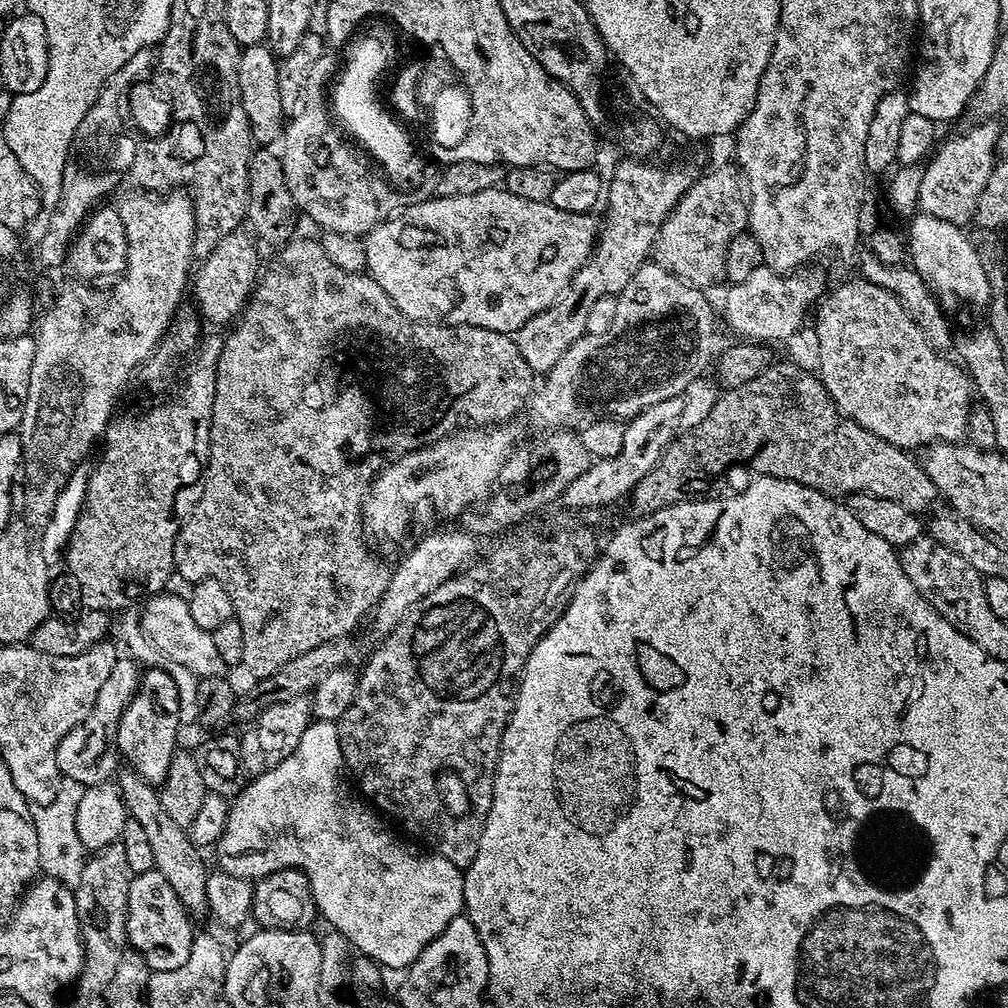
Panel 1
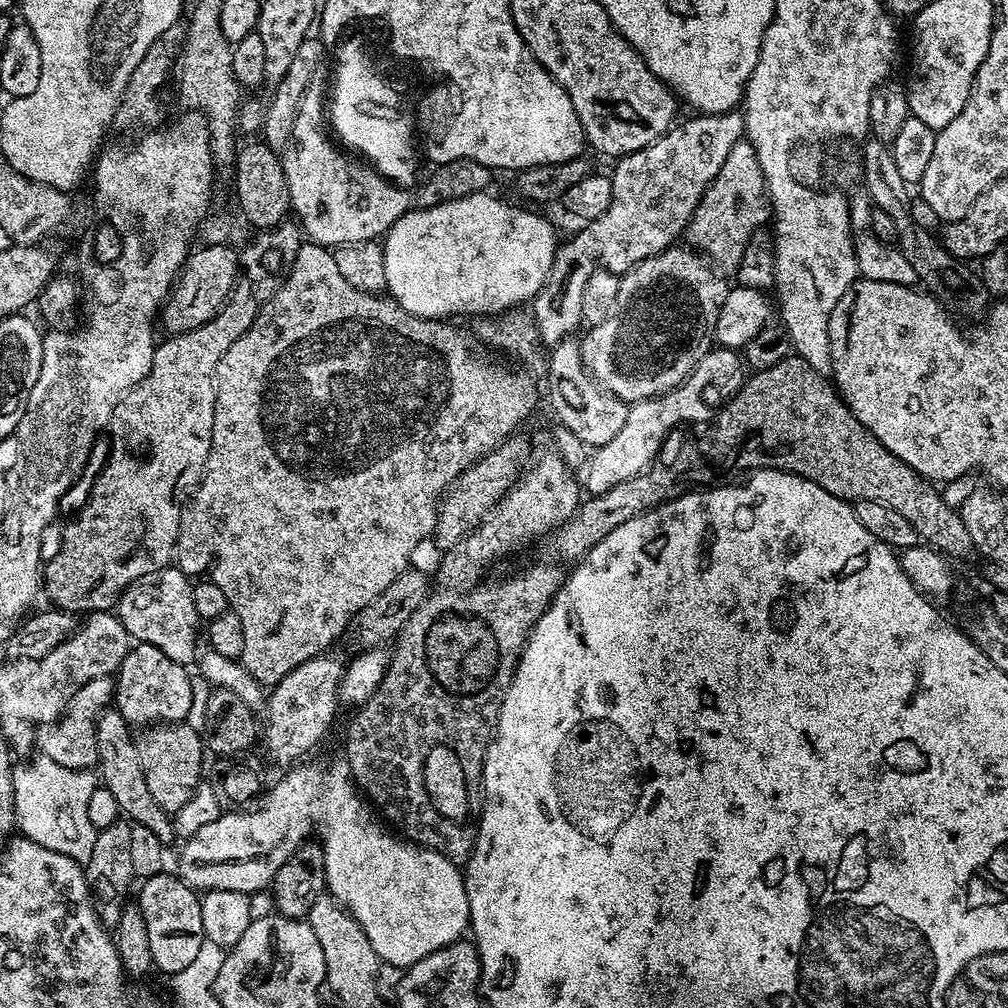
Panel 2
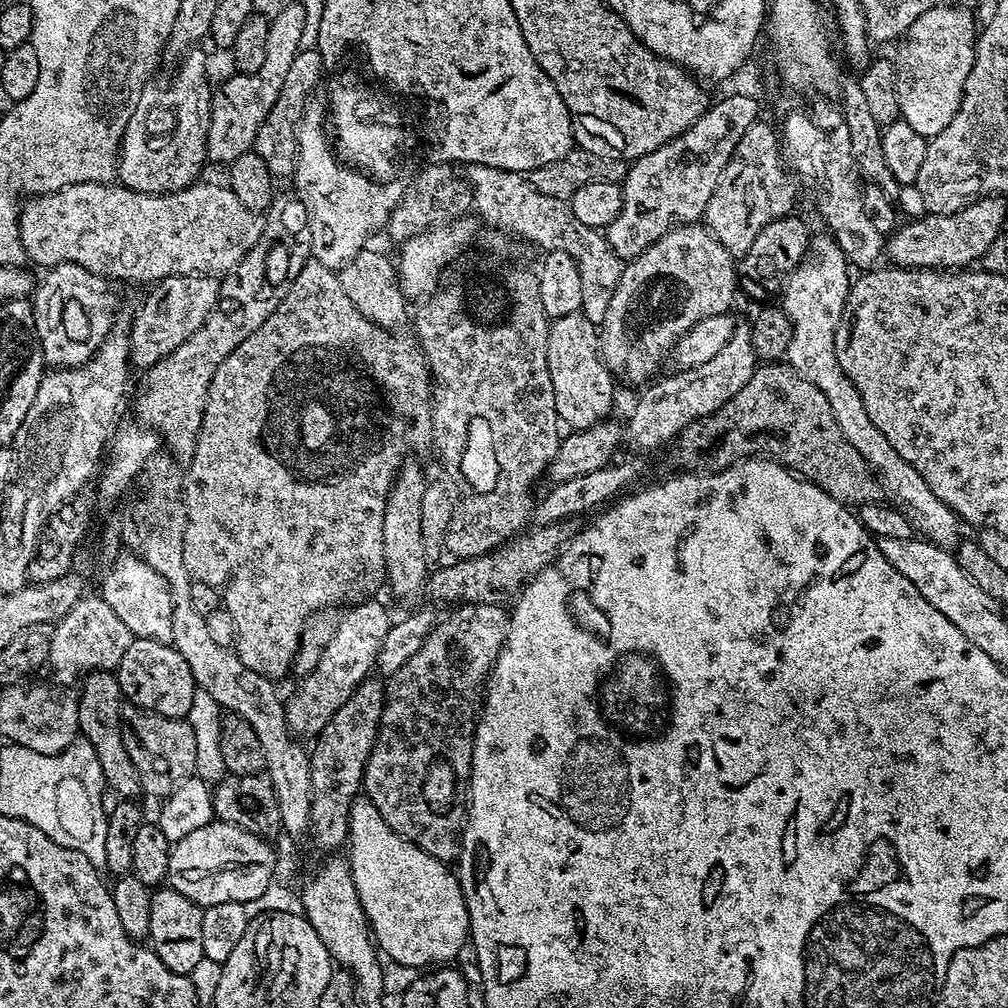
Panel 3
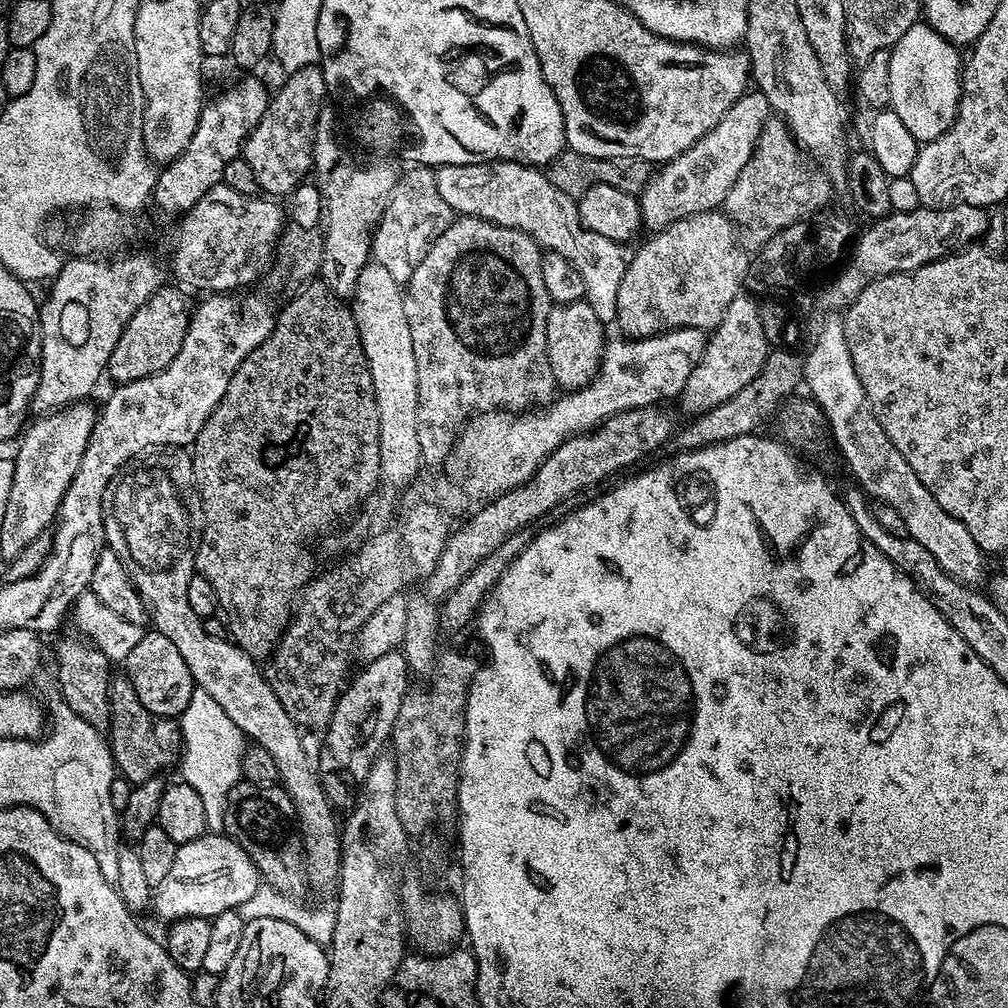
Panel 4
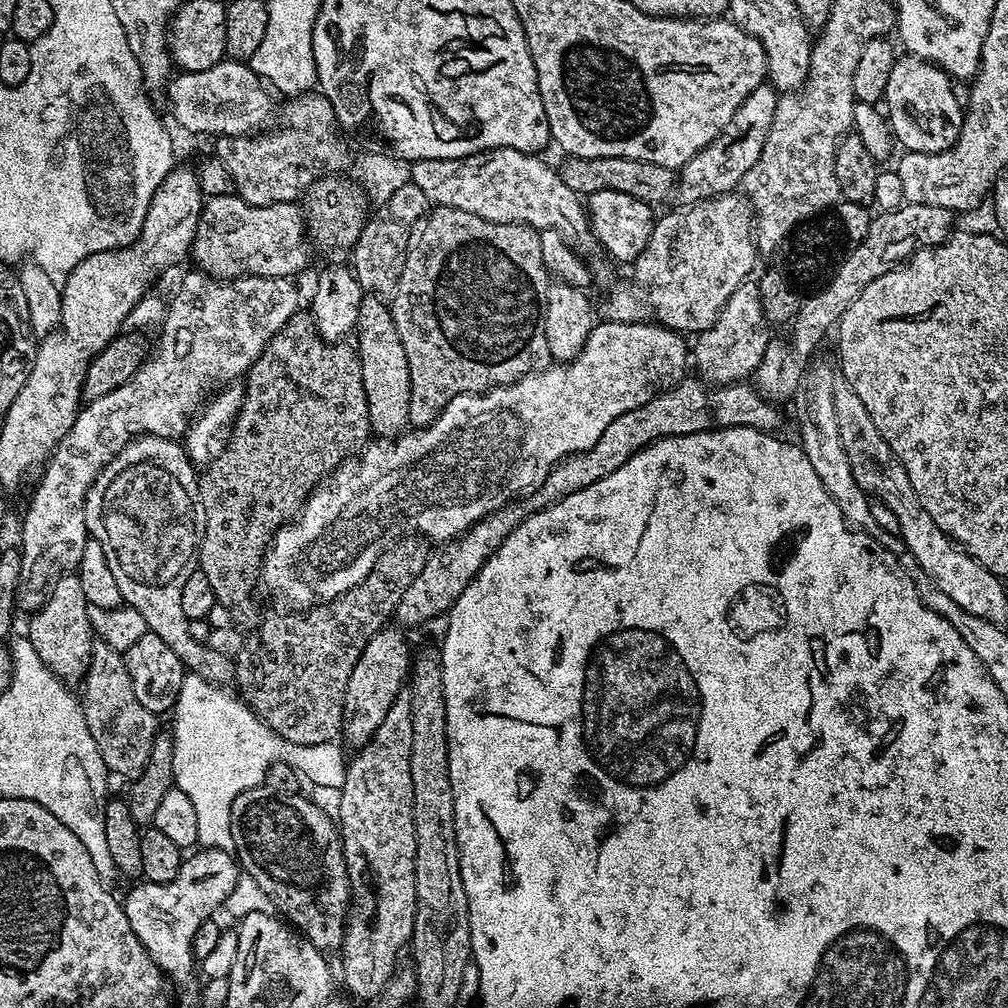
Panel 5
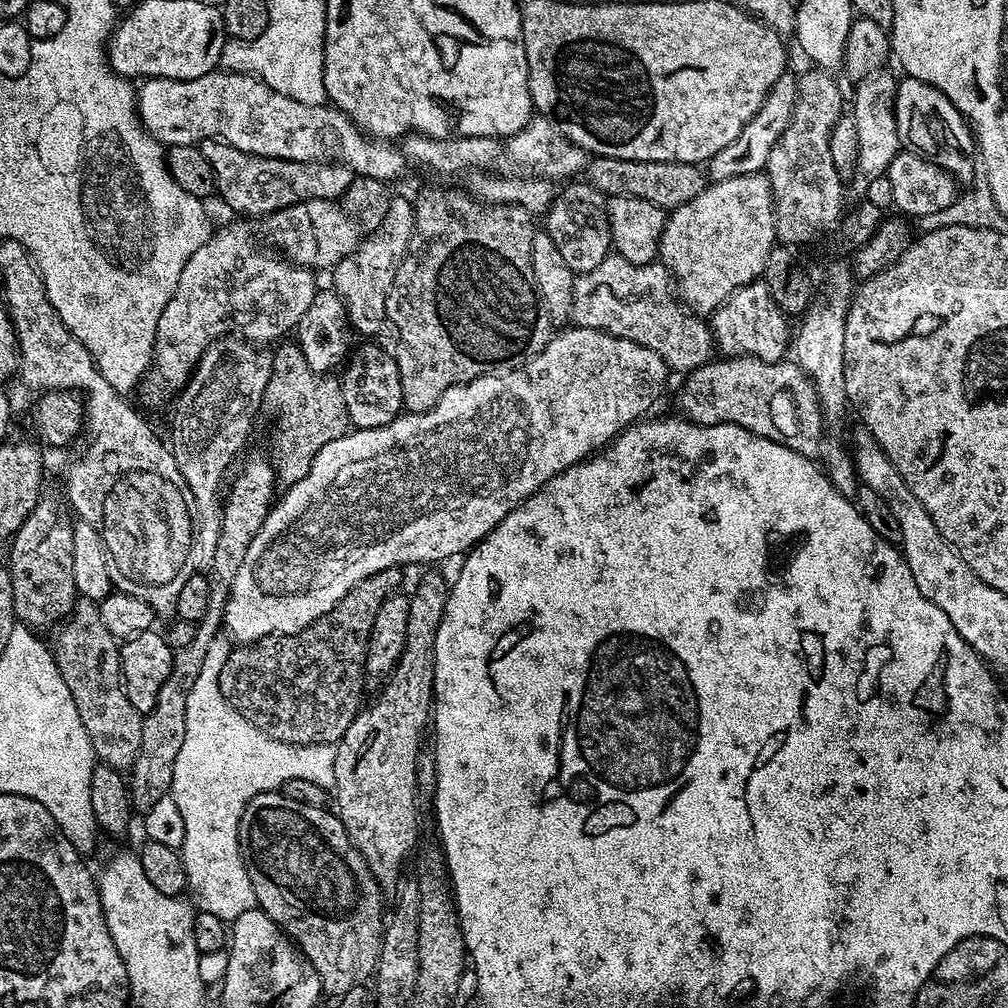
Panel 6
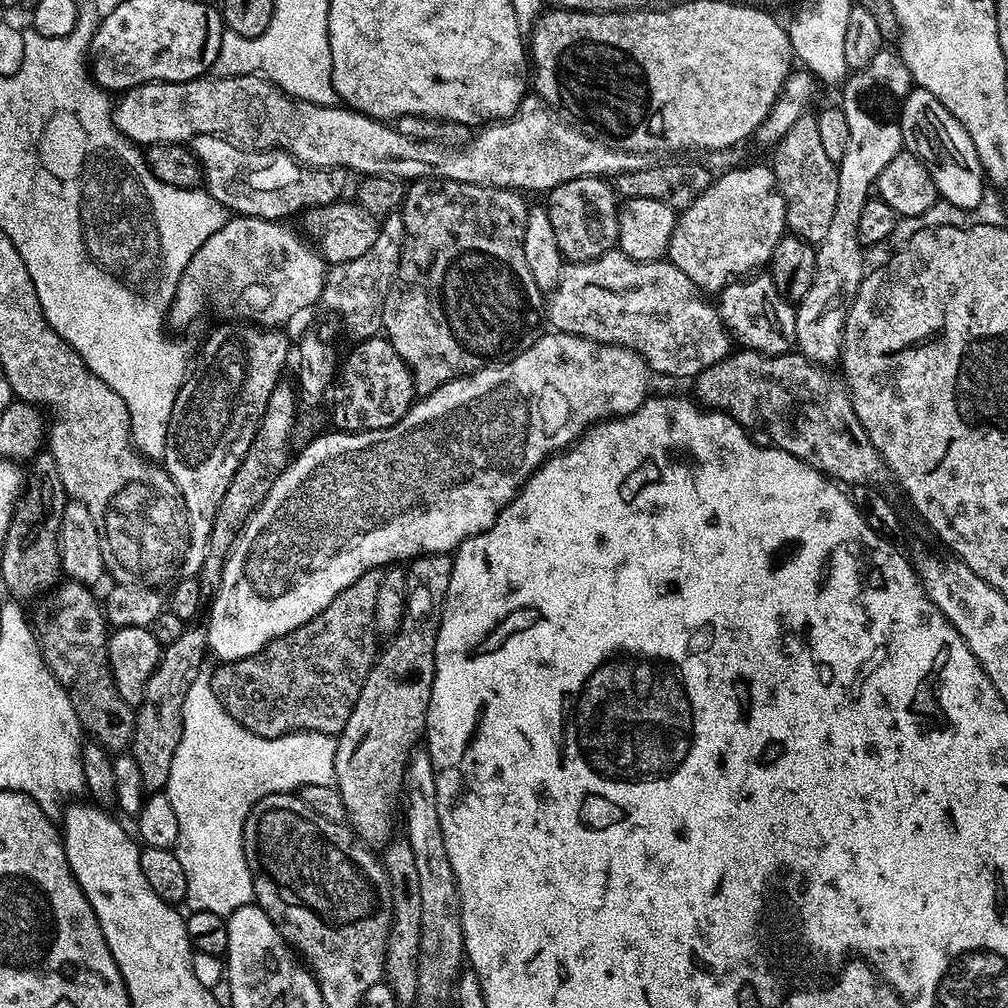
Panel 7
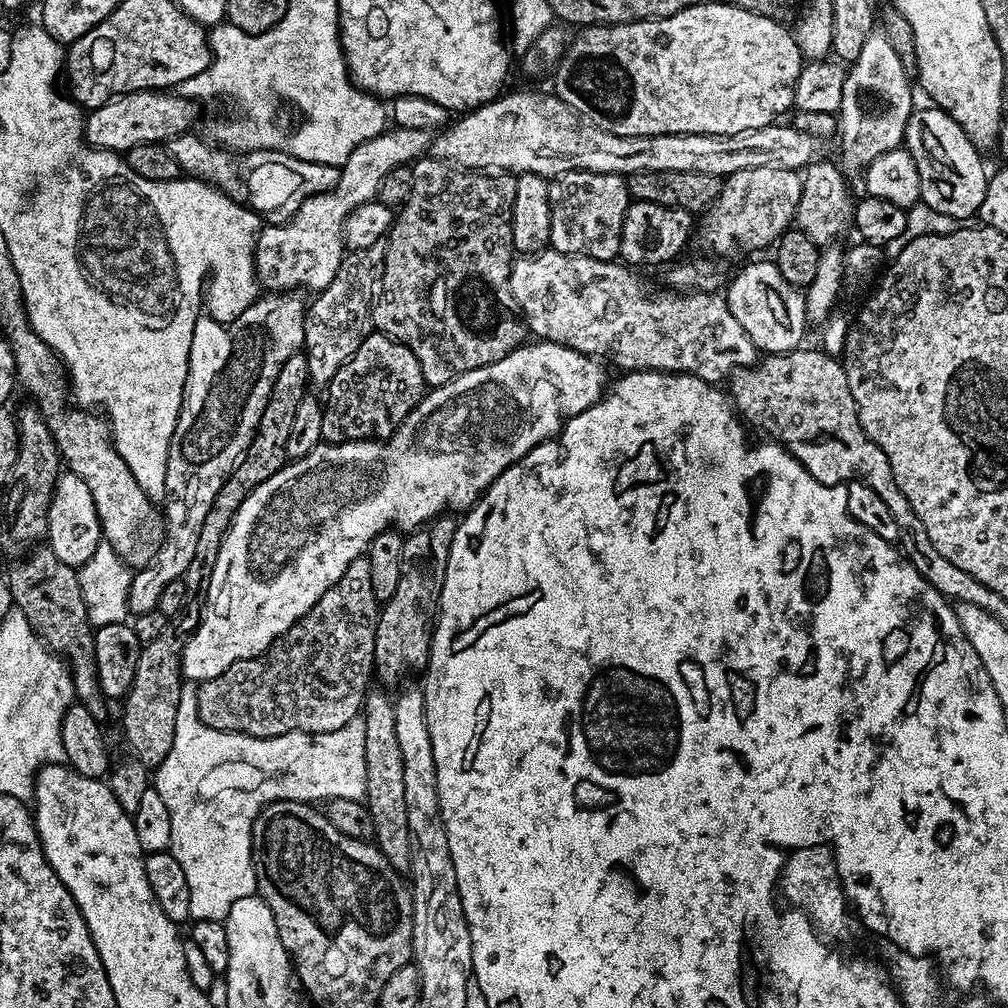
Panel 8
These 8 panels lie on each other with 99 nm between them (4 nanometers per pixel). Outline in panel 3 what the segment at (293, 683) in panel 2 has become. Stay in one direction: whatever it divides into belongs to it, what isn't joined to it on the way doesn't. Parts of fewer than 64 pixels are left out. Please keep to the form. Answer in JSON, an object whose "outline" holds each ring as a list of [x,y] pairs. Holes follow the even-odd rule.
{"outline":[[[365,598],[339,613],[334,630],[334,638],[322,650],[322,658],[318,658],[318,666],[299,681],[296,693],[287,697],[284,706],[284,717],[288,728],[297,738],[315,738],[338,714],[338,710],[354,694],[356,687],[363,680],[369,679],[375,669],[376,659],[382,650],[382,642],[386,642],[386,634],[390,627],[388,612],[379,604],[376,598]],[[369,671],[369,672],[368,672]]]}

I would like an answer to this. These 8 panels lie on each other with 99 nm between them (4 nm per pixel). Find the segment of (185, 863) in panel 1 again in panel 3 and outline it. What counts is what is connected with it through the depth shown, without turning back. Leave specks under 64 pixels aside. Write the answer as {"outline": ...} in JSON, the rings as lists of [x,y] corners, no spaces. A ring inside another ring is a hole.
{"outline":[[[115,671],[89,672],[83,677],[79,688],[79,735],[88,740],[90,746],[94,746],[94,754],[98,754],[98,766],[102,766],[102,778],[106,787],[116,791],[121,798],[139,797],[138,794],[141,795],[142,792],[140,775],[126,750],[122,697],[120,695],[120,683],[116,680]]]}

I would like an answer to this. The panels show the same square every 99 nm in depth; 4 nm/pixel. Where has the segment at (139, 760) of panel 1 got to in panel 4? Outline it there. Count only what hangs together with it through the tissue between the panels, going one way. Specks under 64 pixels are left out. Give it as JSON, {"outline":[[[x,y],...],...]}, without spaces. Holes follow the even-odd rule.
{"outline":[[[155,630],[145,631],[144,636],[130,650],[128,657],[122,662],[122,668],[125,668],[126,678],[134,686],[134,694],[138,694],[138,702],[145,708],[148,715],[157,718],[179,718],[190,706],[192,697],[193,682],[190,674],[190,666],[182,662],[182,654],[166,638],[166,634]]]}

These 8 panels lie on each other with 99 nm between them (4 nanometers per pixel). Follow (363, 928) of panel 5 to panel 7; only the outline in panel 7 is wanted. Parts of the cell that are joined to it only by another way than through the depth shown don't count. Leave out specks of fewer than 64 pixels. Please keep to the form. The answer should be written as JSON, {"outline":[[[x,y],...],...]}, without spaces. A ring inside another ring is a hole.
{"outline":[[[430,552],[423,556],[415,557],[407,565],[406,568],[406,586],[408,593],[406,594],[406,610],[404,617],[400,623],[400,627],[396,629],[392,640],[388,645],[379,649],[376,661],[372,664],[370,674],[366,674],[366,682],[362,686],[362,694],[358,694],[358,702],[354,706],[354,710],[350,714],[350,718],[346,722],[344,729],[338,733],[336,741],[336,757],[334,758],[334,768],[336,779],[334,784],[340,789],[342,801],[346,804],[348,811],[347,819],[350,821],[351,827],[354,829],[357,837],[363,843],[369,846],[380,846],[389,839],[390,833],[390,814],[392,812],[392,803],[397,803],[398,797],[402,792],[402,785],[404,783],[404,765],[408,763],[408,754],[410,749],[417,743],[416,738],[425,731],[428,723],[428,707],[430,706],[430,694],[434,686],[434,674],[436,673],[436,643],[438,642],[438,630],[442,622],[442,610],[444,609],[444,599],[446,598],[446,590],[450,586],[450,574],[452,573],[452,556],[447,552]]]}

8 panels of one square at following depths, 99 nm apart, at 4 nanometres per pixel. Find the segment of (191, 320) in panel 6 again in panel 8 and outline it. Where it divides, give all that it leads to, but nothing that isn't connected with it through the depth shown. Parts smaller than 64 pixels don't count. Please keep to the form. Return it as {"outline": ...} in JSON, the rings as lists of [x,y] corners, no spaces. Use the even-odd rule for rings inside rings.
{"outline":[[[397,126],[389,127],[379,136],[362,142],[346,158],[344,164],[339,165],[340,177],[336,186],[329,192],[319,192],[316,196],[306,198],[302,206],[289,220],[283,224],[268,224],[261,227],[260,235],[256,238],[256,279],[261,285],[264,284],[269,293],[291,292],[293,290],[305,290],[309,288],[312,294],[318,294],[330,282],[334,282],[334,274],[338,274],[338,266],[344,261],[346,245],[344,242],[344,223],[348,216],[363,204],[369,204],[376,199],[378,186],[382,186],[382,178],[390,174],[390,170],[401,166],[411,165],[421,159],[429,151],[430,132],[426,129],[404,129]]]}

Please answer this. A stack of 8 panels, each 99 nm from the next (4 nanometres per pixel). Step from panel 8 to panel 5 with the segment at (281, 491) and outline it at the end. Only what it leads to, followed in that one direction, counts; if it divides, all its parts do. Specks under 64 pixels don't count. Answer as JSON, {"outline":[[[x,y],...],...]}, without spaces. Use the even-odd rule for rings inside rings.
{"outline":[[[604,320],[593,327],[592,332],[581,346],[580,352],[569,363],[553,363],[543,370],[531,372],[529,376],[523,376],[521,380],[515,380],[512,384],[492,388],[488,392],[472,393],[471,395],[456,396],[442,410],[441,414],[427,428],[405,430],[395,438],[376,438],[371,441],[359,453],[358,458],[349,458],[324,481],[320,487],[313,490],[311,496],[300,510],[299,516],[290,524],[276,531],[272,537],[267,552],[264,553],[264,566],[260,570],[259,579],[268,587],[268,592],[276,600],[289,604],[292,610],[307,610],[323,601],[332,600],[340,596],[346,590],[350,590],[358,582],[362,582],[370,574],[374,562],[383,554],[391,544],[397,540],[411,537],[419,533],[425,541],[443,542],[451,540],[453,536],[460,536],[470,526],[474,526],[482,518],[486,518],[494,510],[498,510],[503,504],[509,504],[511,500],[519,500],[521,496],[542,486],[544,479],[550,474],[550,470],[559,460],[565,460],[576,452],[585,452],[602,438],[602,430],[614,422],[626,410],[634,410],[650,398],[654,398],[660,392],[665,392],[676,387],[679,380],[685,379],[684,367],[690,364],[690,348],[684,345],[685,337],[671,328],[663,327],[655,322],[641,322],[627,324],[617,320]]]}

